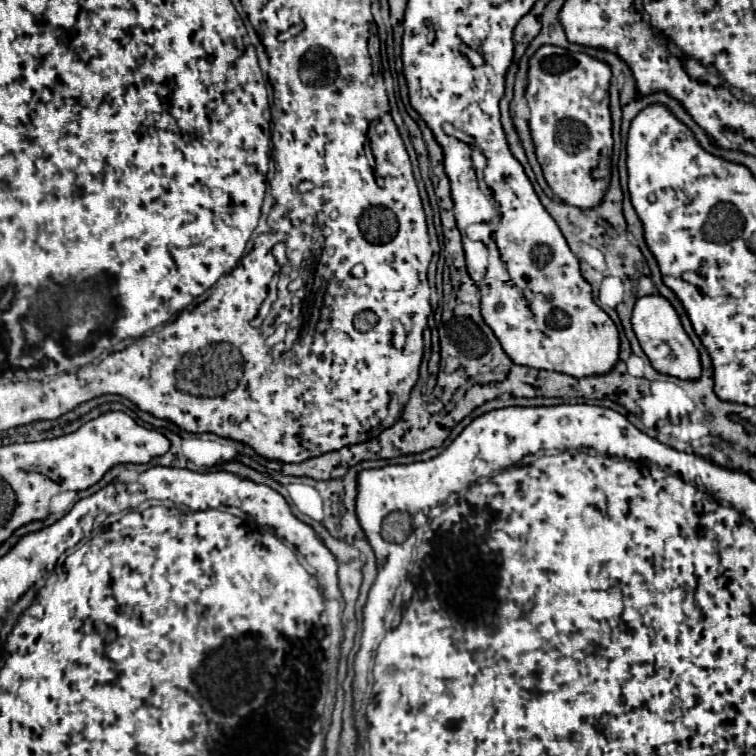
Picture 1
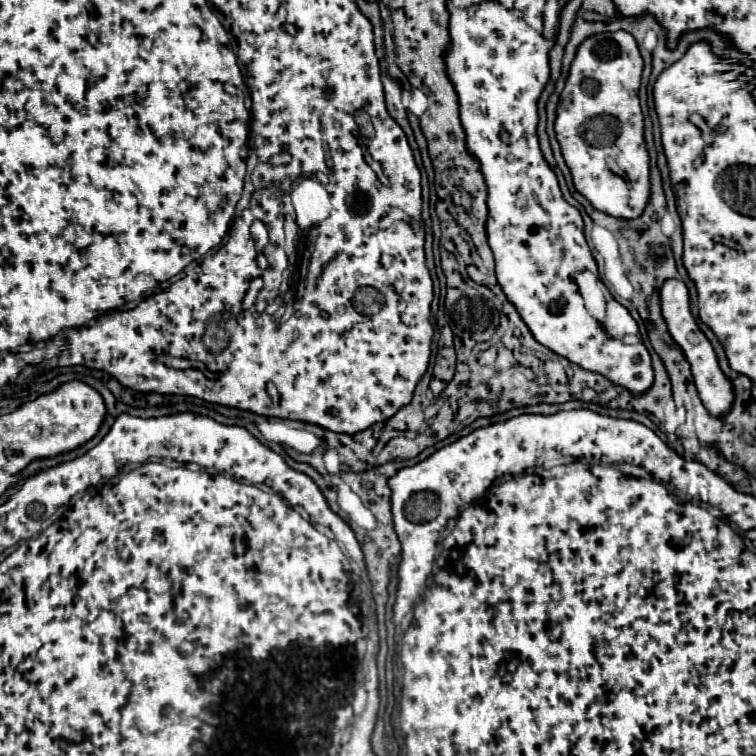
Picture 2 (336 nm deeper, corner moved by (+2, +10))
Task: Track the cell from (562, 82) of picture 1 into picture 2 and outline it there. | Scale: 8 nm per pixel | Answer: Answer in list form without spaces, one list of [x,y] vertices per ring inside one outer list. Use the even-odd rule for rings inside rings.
[[[603,32],[587,38],[571,64],[557,106],[555,132],[575,188],[601,212],[633,220],[649,202],[649,152],[643,138],[639,86],[643,58],[629,32]]]

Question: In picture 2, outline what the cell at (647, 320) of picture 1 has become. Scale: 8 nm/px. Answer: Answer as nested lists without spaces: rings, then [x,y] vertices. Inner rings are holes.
[[[669,278],[663,284],[663,288],[661,288],[661,310],[663,310],[663,318],[669,326],[669,334],[673,336],[677,346],[685,352],[685,356],[691,364],[695,386],[697,386],[697,392],[701,394],[701,400],[705,404],[705,408],[709,410],[709,414],[727,414],[729,406],[733,406],[733,382],[723,374],[711,342],[699,330],[699,326],[697,326],[697,322],[691,314],[689,290],[687,290],[685,282],[681,282],[677,278]]]

